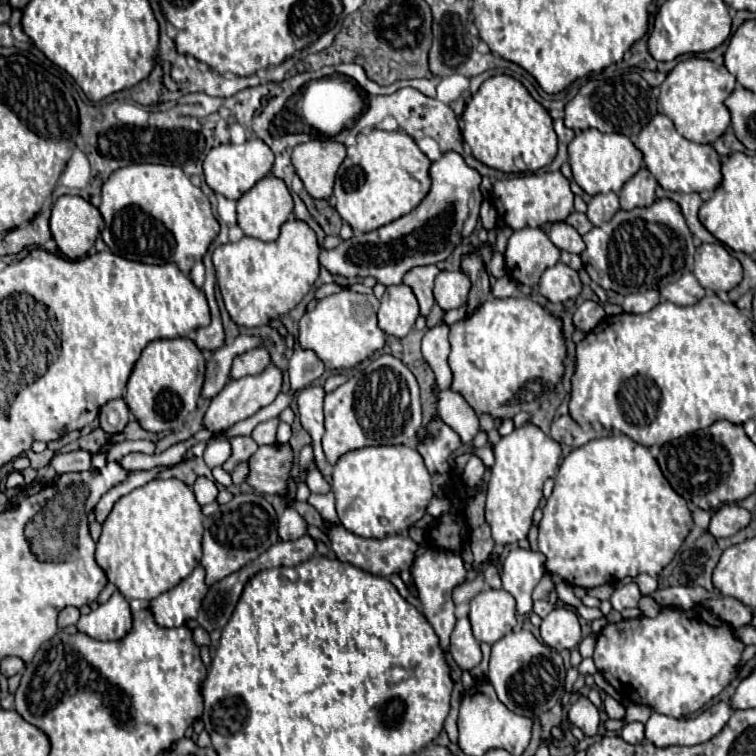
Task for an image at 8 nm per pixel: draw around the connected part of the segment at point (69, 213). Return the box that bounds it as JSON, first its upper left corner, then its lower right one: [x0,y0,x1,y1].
[50,196,102,260]

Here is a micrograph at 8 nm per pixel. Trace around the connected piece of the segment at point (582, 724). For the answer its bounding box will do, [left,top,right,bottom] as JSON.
[570,696,600,738]

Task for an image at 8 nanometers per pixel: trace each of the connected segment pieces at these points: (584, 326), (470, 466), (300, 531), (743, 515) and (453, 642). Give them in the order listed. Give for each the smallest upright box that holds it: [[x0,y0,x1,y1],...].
[[574,302,604,332],[462,456,486,488],[278,508,306,540],[710,504,750,538],[450,618,482,670]]

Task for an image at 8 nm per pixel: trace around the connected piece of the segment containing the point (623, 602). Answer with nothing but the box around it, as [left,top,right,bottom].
[610,582,640,612]

